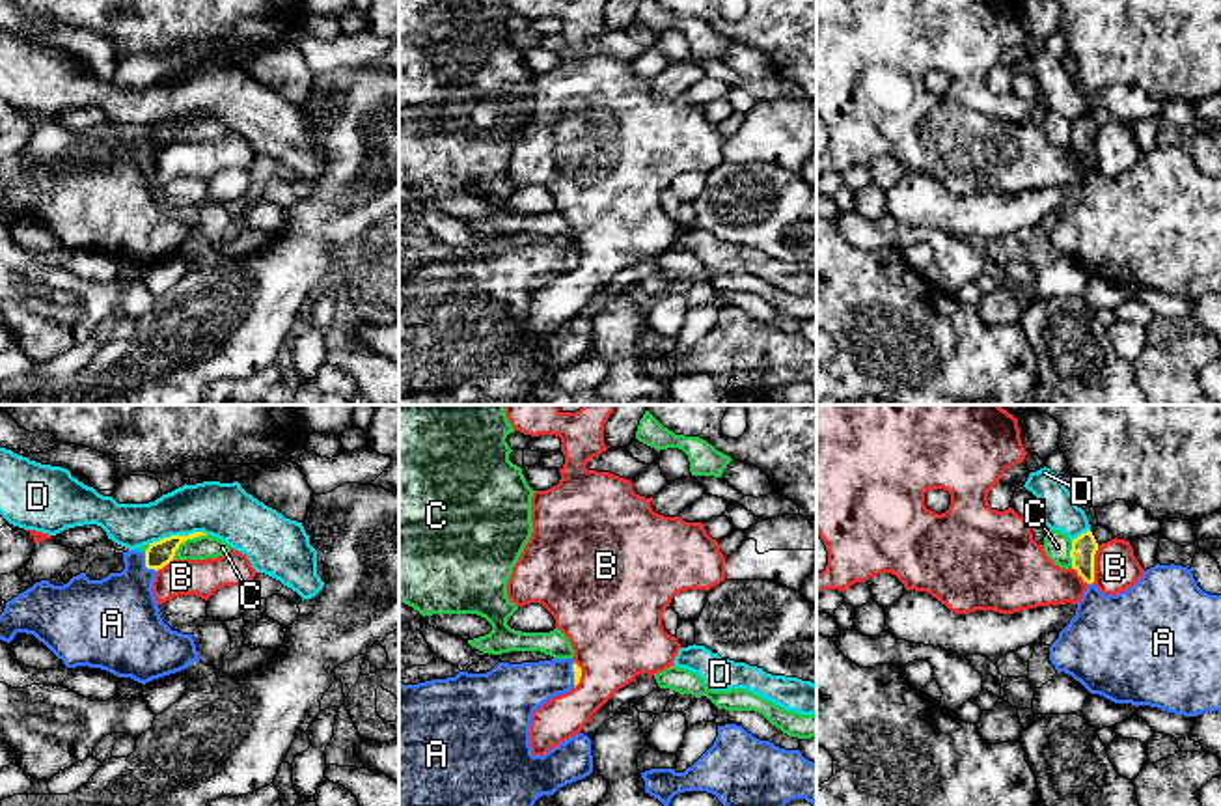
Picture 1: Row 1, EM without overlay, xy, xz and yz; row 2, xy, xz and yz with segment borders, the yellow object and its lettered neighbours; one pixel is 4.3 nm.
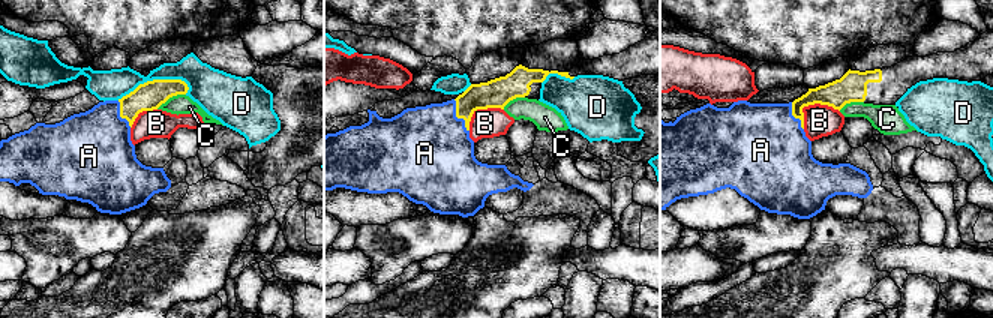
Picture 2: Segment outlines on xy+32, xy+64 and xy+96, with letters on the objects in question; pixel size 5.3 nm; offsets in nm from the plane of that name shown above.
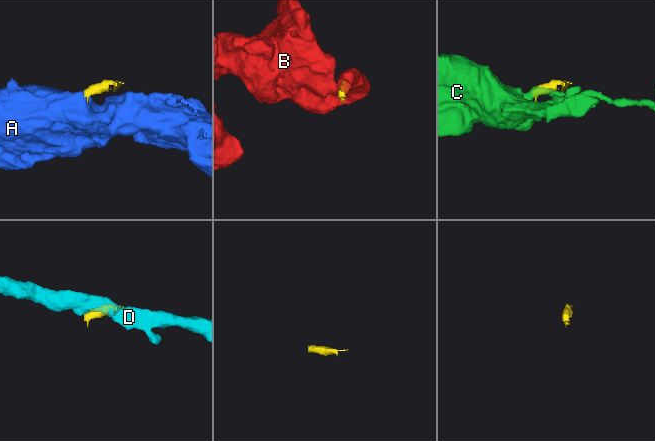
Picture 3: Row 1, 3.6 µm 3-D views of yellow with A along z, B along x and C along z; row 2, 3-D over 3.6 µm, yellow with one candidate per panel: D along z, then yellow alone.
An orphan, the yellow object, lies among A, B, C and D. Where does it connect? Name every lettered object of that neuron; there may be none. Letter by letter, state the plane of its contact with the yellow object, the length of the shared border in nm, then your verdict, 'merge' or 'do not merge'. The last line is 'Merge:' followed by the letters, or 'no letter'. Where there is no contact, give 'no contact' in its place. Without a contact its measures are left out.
A: xy | 90 nm | merge
B: yz | 170 nm | do not merge
C: xy | 190 nm | do not merge
D: xy | 260 nm | do not merge
Merge: A

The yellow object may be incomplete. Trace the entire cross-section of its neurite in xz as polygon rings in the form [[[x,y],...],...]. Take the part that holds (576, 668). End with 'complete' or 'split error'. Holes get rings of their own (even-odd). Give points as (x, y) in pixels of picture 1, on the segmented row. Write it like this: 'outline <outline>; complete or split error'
outline [[[552,659],[498,662],[487,674],[459,672],[447,679],[399,683],[399,806],[533,806],[539,797],[589,776],[593,756],[587,735],[576,733],[544,756],[533,756],[529,746],[533,711],[574,688],[580,677],[582,668],[572,659]]]; split error

